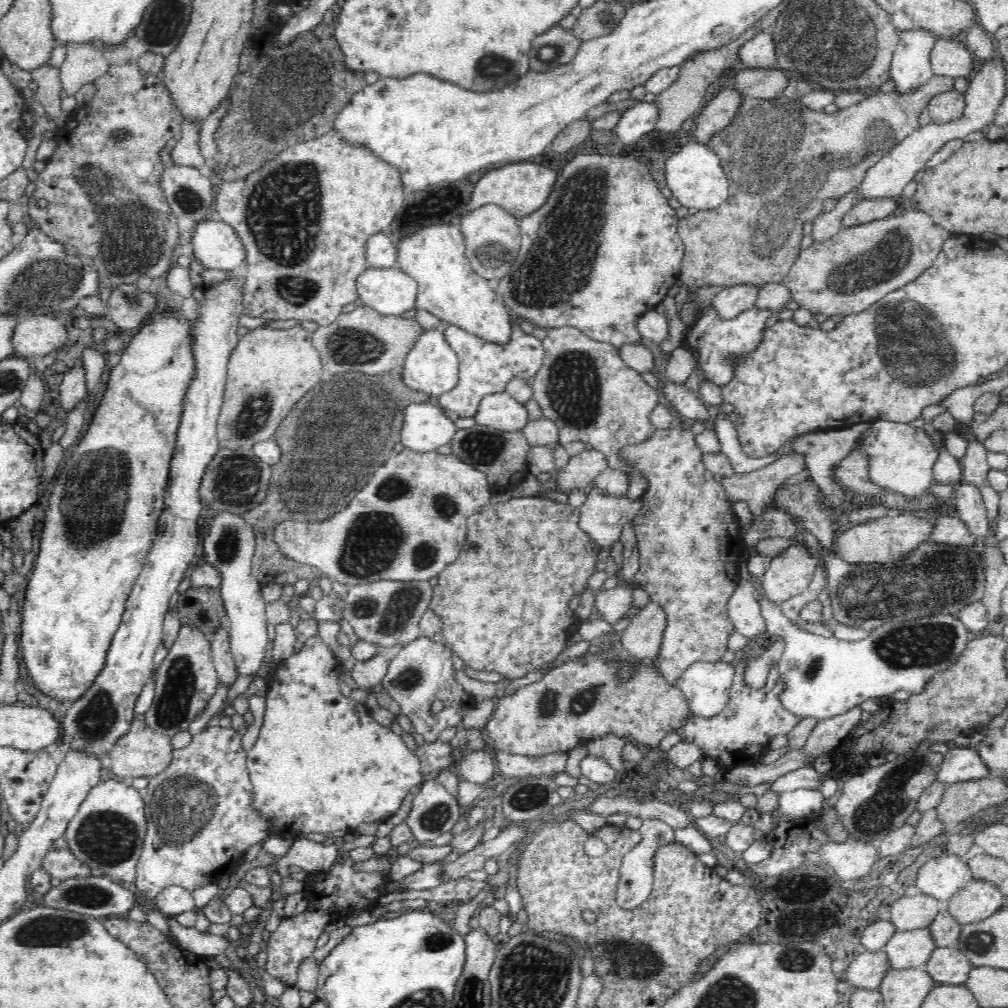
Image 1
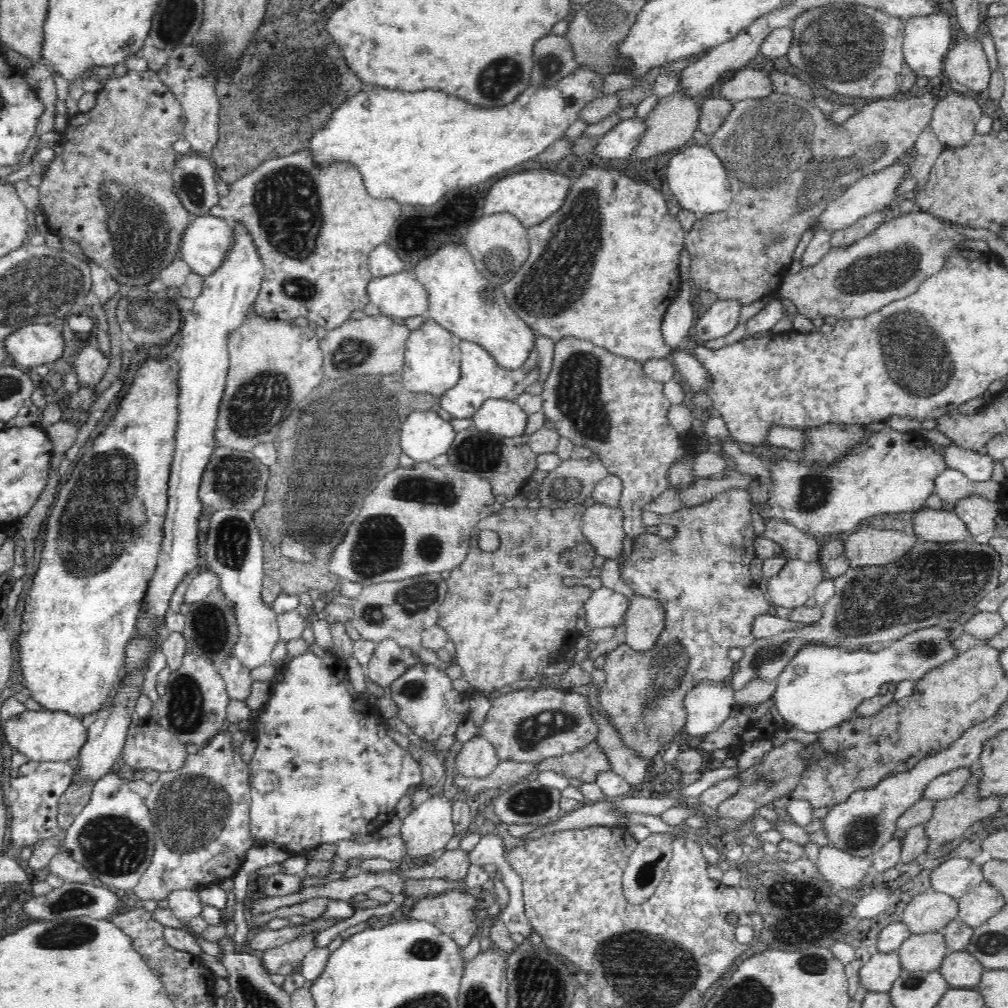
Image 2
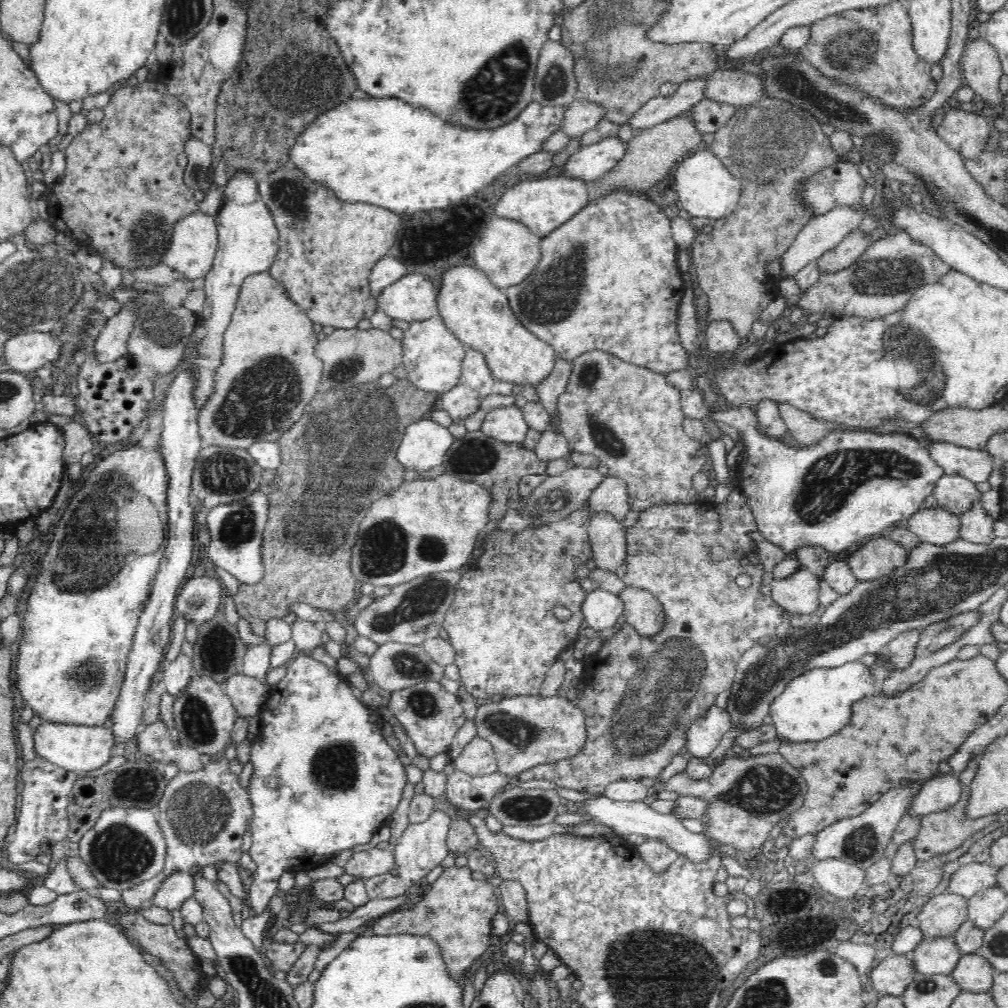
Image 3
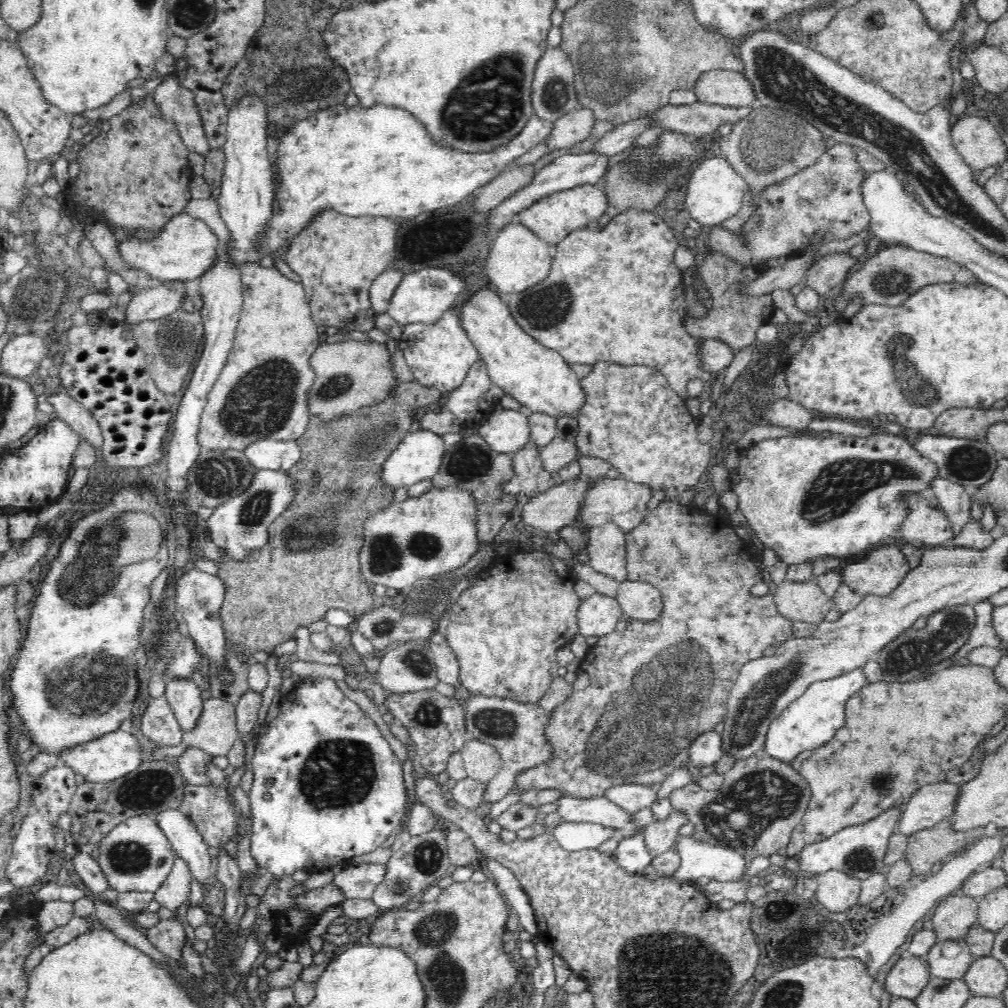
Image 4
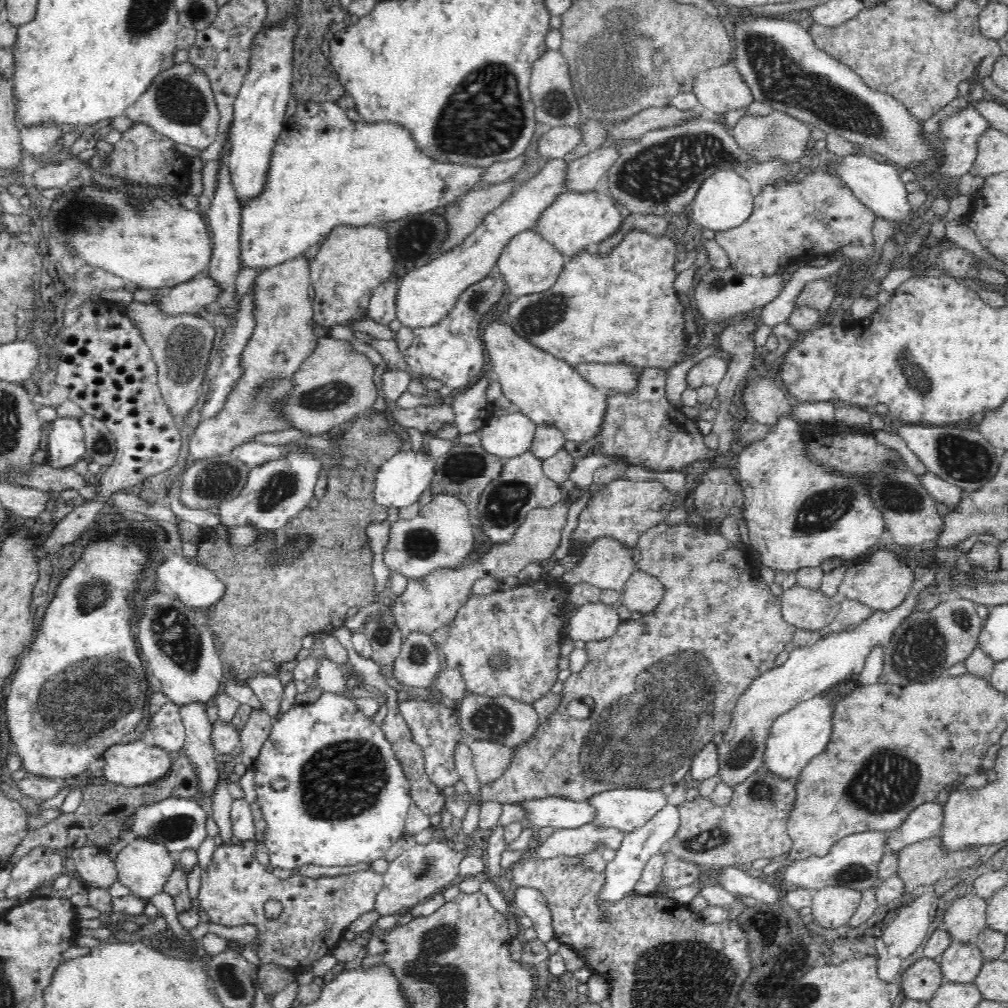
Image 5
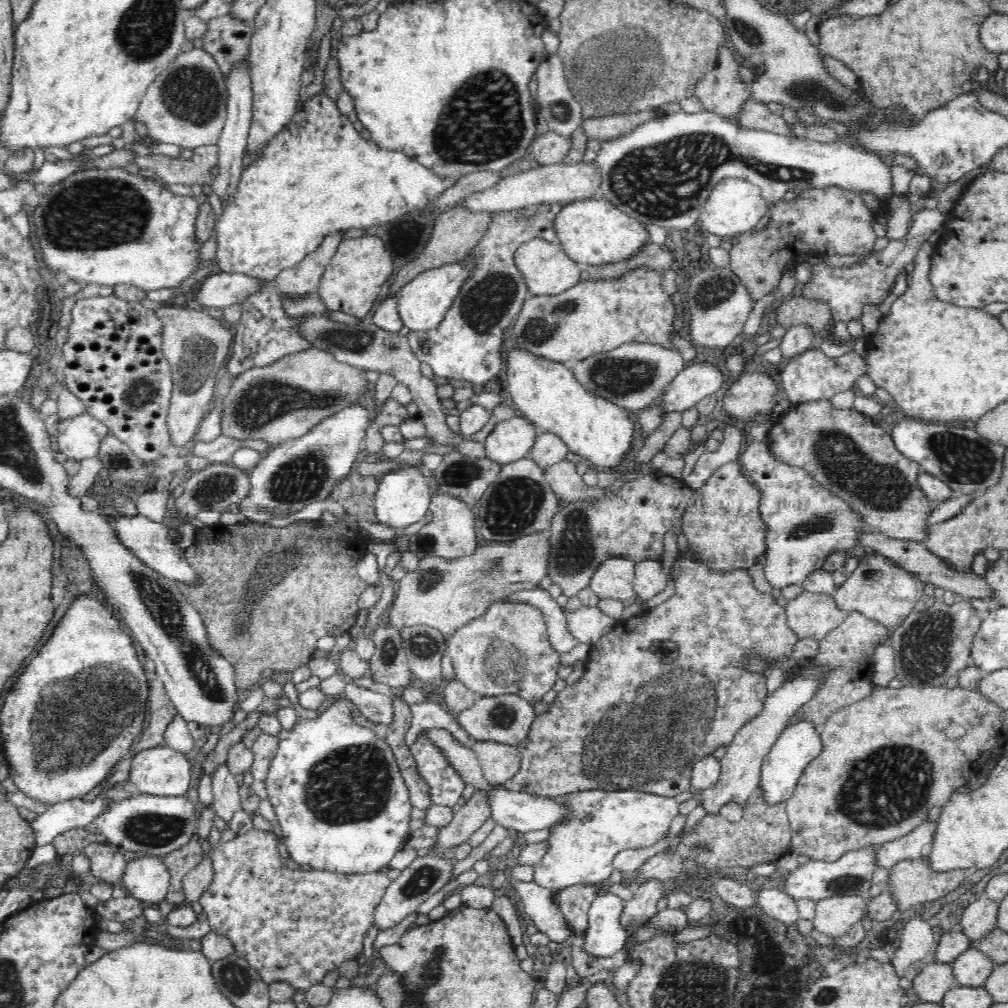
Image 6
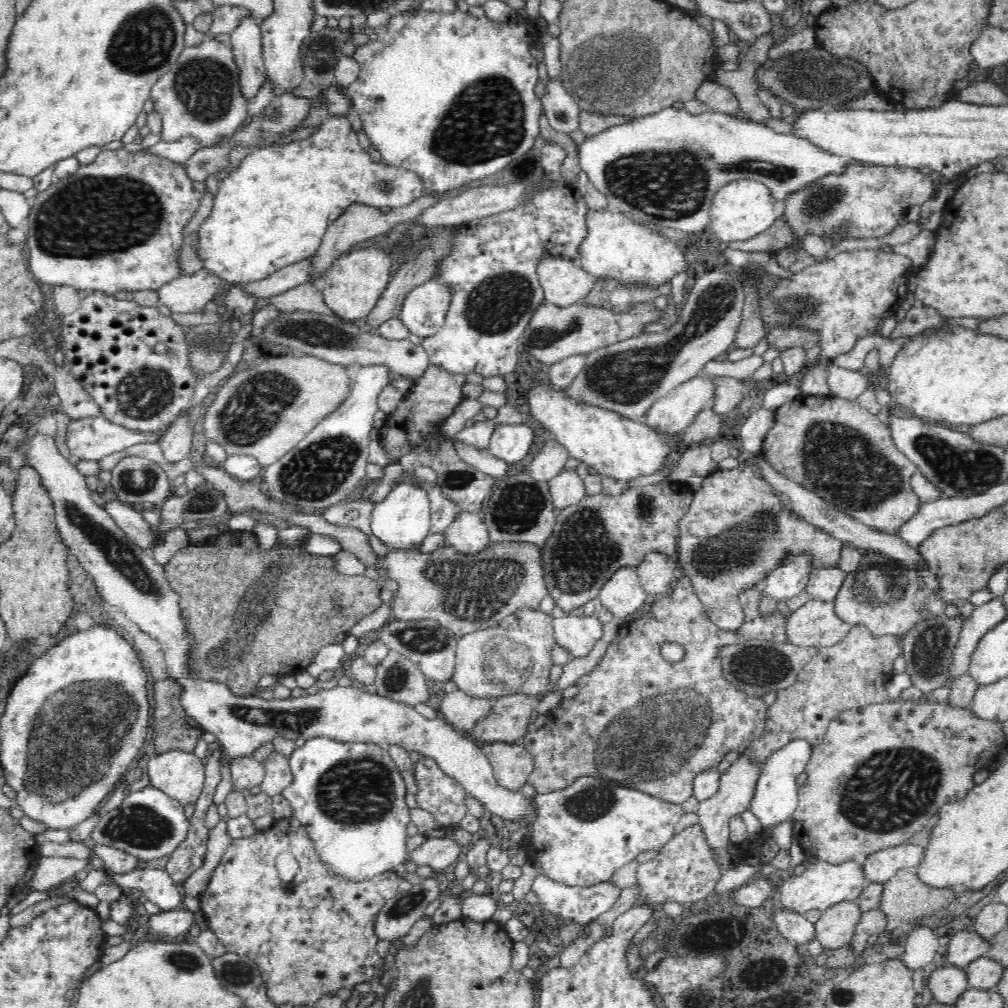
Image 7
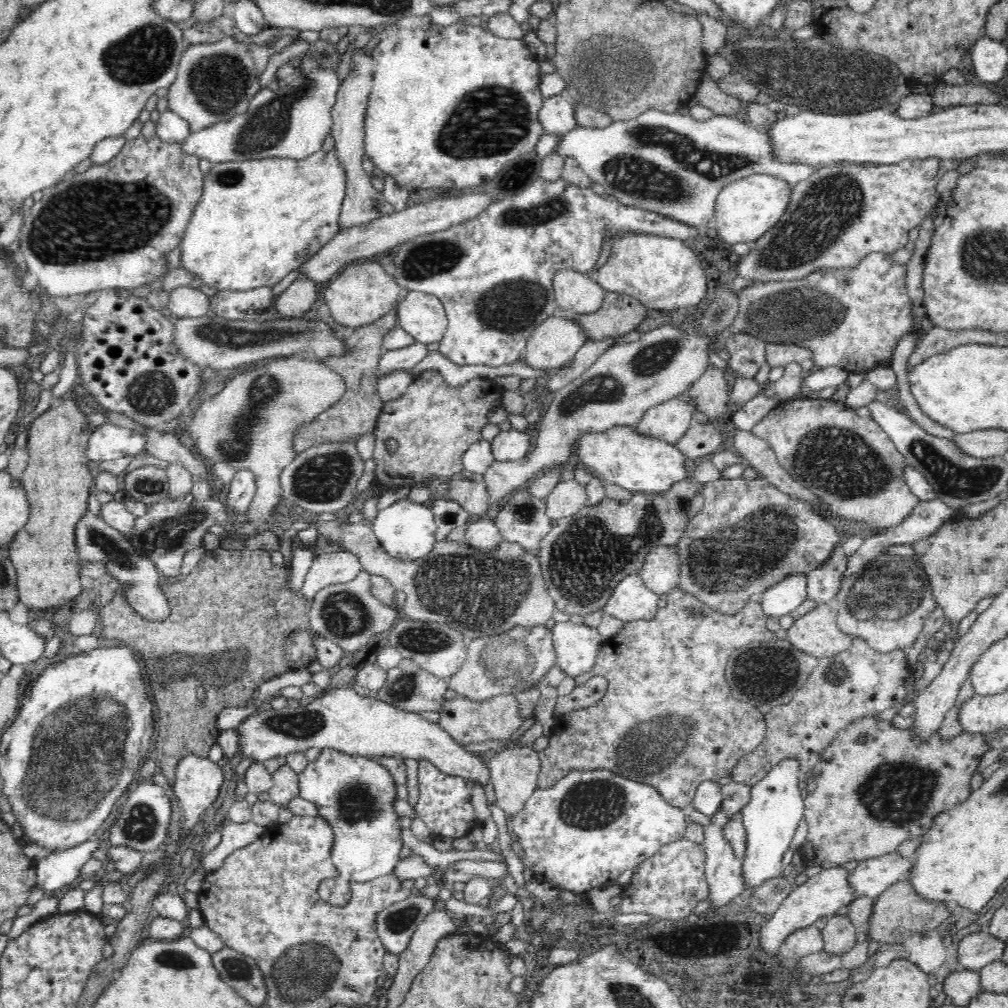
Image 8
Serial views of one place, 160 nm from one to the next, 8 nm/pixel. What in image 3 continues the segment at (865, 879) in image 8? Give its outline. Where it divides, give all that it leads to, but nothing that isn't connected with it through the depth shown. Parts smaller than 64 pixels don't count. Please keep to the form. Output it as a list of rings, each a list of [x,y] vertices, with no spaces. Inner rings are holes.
[[[938,774],[926,781],[914,798],[910,813],[922,815],[947,809],[958,802],[961,795],[959,775]]]

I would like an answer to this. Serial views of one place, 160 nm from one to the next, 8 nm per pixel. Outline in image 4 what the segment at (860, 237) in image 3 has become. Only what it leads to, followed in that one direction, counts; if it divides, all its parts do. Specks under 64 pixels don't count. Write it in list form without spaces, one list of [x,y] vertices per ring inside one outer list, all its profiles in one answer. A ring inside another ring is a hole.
[[[848,250],[826,254],[809,268],[805,284],[812,285],[819,296],[824,296],[838,286],[846,278],[852,266],[857,266],[861,260],[862,258],[852,256]]]

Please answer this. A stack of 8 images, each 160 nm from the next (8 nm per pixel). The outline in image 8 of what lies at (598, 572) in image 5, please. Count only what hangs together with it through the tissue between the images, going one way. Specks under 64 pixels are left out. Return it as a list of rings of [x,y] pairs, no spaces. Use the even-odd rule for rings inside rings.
[[[637,573],[629,574],[620,582],[602,610],[613,618],[632,624],[638,620],[653,619],[658,612],[660,596],[644,585]]]

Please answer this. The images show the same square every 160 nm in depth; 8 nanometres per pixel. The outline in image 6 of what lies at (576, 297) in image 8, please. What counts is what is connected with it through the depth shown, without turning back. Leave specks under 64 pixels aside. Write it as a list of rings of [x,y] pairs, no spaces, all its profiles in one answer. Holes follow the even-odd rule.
[[[540,237],[521,242],[511,256],[530,295],[557,295],[572,286],[580,277],[581,271],[576,263],[563,251],[558,242],[550,242]]]

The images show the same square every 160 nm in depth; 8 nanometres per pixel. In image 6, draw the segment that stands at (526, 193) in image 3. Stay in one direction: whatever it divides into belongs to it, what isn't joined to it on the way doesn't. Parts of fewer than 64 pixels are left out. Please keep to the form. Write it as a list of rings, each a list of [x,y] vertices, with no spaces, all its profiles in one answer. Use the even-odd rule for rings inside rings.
[[[602,195],[562,204],[560,212],[552,220],[552,229],[563,251],[575,262],[587,265],[619,261],[635,253],[644,241],[648,231],[643,224],[619,210]]]

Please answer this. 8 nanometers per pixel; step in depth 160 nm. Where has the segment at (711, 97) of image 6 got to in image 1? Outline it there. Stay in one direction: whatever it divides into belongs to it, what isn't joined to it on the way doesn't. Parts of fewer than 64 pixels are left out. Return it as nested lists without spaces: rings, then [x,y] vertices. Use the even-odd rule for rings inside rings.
[[[777,67],[767,69],[748,69],[736,75],[734,89],[745,97],[769,101],[783,97],[790,75]]]

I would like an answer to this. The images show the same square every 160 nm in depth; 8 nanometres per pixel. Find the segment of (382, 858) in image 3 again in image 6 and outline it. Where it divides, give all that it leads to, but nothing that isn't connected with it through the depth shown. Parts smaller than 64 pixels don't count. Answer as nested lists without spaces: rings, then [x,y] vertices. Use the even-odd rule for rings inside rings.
[[[252,828],[247,834],[238,835],[237,838],[229,842],[221,842],[221,844],[218,844],[218,847],[208,853],[209,859],[211,860],[211,870],[213,870],[211,874],[213,878],[211,883],[206,887],[206,890],[202,891],[199,903],[206,912],[211,930],[216,934],[228,937],[233,942],[234,948],[236,949],[235,958],[240,964],[257,969],[257,973],[266,984],[280,981],[288,982],[295,990],[304,991],[309,986],[322,983],[324,976],[332,970],[338,970],[340,964],[345,960],[356,960],[362,952],[368,952],[363,946],[362,935],[374,924],[373,914],[375,906],[378,906],[379,900],[383,897],[390,880],[387,877],[387,873],[383,873],[381,870],[366,874],[344,874],[318,872],[315,869],[306,871],[298,867],[296,869],[288,868],[286,866],[286,860],[283,861],[283,858],[279,854],[278,843],[280,842],[277,836],[272,834],[272,832]]]

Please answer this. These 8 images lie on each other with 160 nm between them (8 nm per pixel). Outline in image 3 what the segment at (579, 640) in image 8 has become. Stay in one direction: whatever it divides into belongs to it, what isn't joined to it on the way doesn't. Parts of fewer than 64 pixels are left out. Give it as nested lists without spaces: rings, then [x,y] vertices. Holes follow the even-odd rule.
[[[597,588],[588,592],[582,603],[583,620],[596,631],[615,629],[623,608],[624,603],[618,595]]]

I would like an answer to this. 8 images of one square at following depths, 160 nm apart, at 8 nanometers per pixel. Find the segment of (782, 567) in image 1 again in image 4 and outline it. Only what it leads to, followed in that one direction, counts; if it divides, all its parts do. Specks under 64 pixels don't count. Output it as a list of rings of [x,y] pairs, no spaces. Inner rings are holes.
[[[817,580],[806,582],[784,581],[773,595],[777,609],[792,622],[813,625],[825,621],[832,608],[832,600],[824,595]]]

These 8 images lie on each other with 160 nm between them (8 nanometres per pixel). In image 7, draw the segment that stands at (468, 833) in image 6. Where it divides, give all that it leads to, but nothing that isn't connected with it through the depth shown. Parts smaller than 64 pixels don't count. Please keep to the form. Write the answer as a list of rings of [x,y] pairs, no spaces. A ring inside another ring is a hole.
[[[450,836],[426,838],[415,850],[409,852],[409,860],[417,866],[429,866],[434,871],[442,870],[460,856],[462,848]]]

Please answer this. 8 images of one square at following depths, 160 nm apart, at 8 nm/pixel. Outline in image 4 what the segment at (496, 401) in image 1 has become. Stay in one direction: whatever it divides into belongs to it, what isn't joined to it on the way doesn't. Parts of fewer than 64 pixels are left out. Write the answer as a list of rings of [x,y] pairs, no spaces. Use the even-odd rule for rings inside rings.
[[[498,407],[482,422],[478,434],[492,449],[514,454],[531,439],[527,412]]]

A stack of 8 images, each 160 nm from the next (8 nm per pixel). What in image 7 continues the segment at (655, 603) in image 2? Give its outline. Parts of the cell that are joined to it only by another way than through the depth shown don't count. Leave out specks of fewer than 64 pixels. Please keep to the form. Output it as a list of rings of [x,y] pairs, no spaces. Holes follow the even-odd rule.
[[[649,553],[635,567],[640,582],[646,595],[657,595],[670,592],[672,580],[679,574],[678,560],[675,556],[666,556],[660,553]]]

